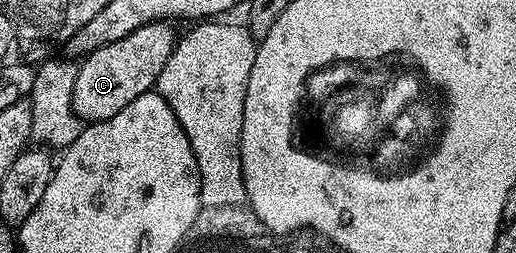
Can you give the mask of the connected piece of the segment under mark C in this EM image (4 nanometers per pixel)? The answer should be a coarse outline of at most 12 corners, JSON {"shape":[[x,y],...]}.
{"shape":[[166,21],[90,52],[72,103],[92,124],[157,84],[176,34]]}

